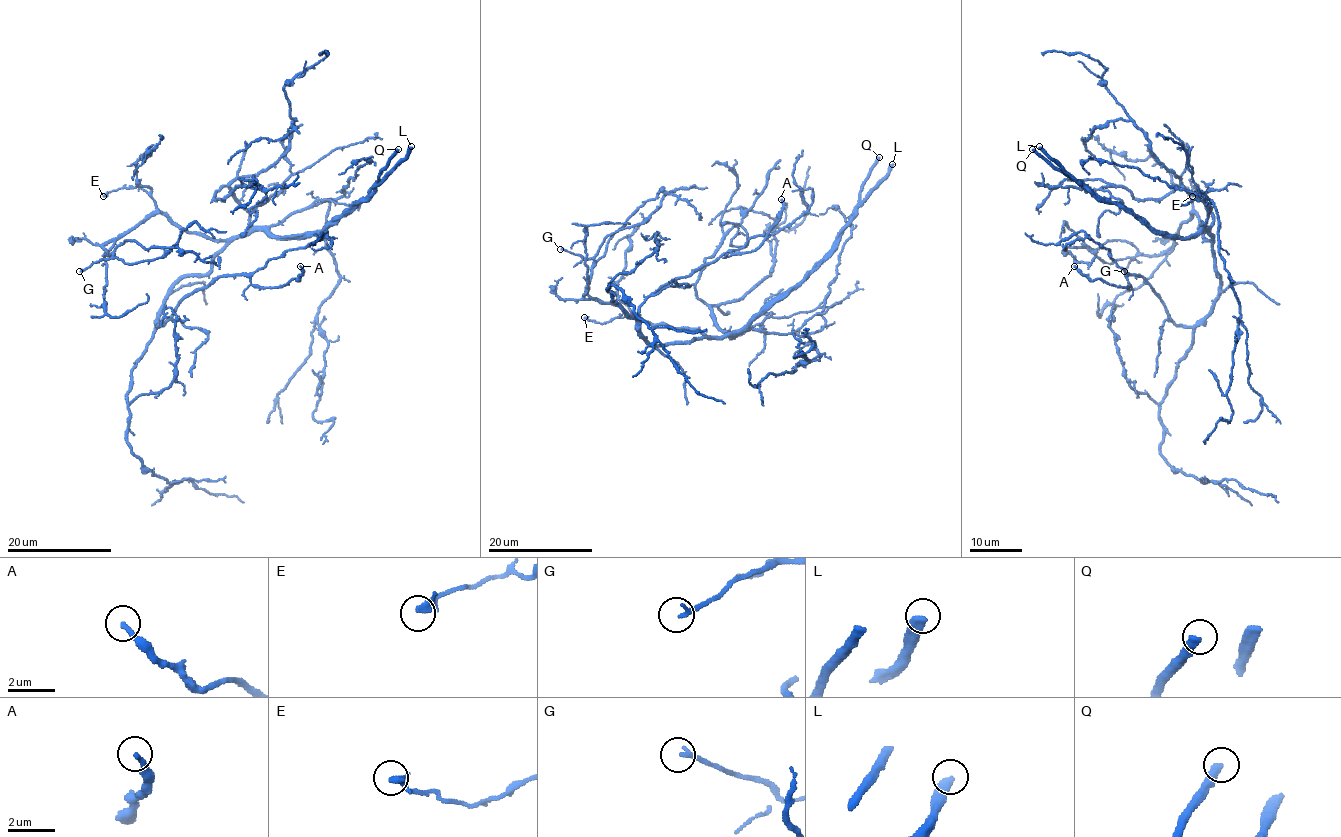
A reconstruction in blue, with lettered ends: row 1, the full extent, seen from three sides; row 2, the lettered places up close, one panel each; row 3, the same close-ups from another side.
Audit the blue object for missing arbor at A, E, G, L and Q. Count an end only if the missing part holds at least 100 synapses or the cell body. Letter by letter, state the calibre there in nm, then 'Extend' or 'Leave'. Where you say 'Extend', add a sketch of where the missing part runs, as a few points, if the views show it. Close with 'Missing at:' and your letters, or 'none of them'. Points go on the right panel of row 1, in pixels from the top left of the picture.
A: Thickness 200 nm. Leave
E: Thickness 300 nm. Leave
G: Thickness 200 nm. Leave
L: Thickness 400 nm. Extend
Q: Thickness 360 nm. Extend
Missing at: L, Q

